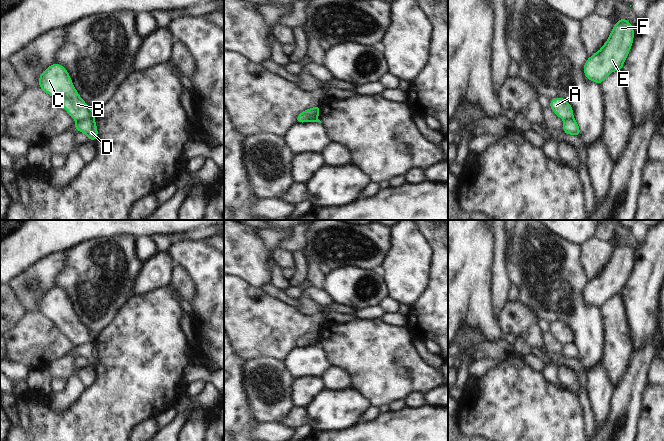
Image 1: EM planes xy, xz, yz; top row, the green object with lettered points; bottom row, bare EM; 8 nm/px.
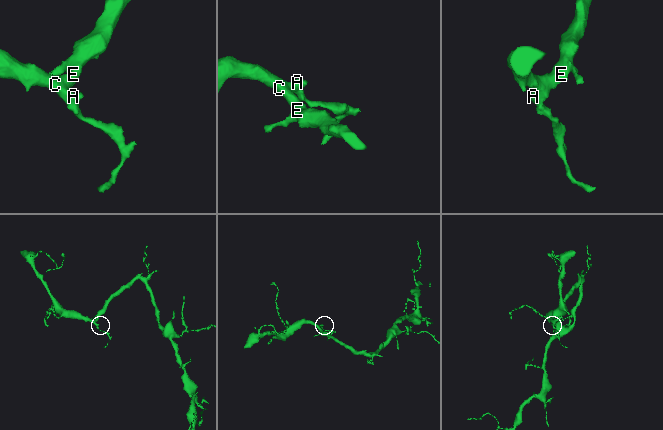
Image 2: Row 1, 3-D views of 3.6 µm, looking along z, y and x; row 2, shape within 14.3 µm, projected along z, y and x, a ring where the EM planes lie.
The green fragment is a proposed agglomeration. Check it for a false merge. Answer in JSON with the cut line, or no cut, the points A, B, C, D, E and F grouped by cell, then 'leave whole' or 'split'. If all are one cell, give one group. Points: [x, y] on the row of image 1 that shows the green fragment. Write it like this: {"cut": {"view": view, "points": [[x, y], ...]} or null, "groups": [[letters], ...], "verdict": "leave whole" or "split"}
{"cut": {"view": "xy", "points": [[93, 118], [84, 118], [76, 122]]}, "groups": [["A", "B", "C", "E", "F"], ["D"]], "verdict": "split"}

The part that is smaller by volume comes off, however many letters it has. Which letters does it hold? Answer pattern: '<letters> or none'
D

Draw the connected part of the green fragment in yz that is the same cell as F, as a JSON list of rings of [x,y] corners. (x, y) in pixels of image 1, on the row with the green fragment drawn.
[[[623,16],[617,21],[601,49],[584,64],[584,75],[590,81],[601,83],[614,71],[622,71],[634,40],[634,26]]]

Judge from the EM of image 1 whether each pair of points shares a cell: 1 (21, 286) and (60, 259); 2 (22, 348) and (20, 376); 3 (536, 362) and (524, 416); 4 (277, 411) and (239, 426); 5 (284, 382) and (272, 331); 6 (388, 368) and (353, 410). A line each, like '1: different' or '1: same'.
1: same
2: different
3: different
4: different
5: different
6: different

